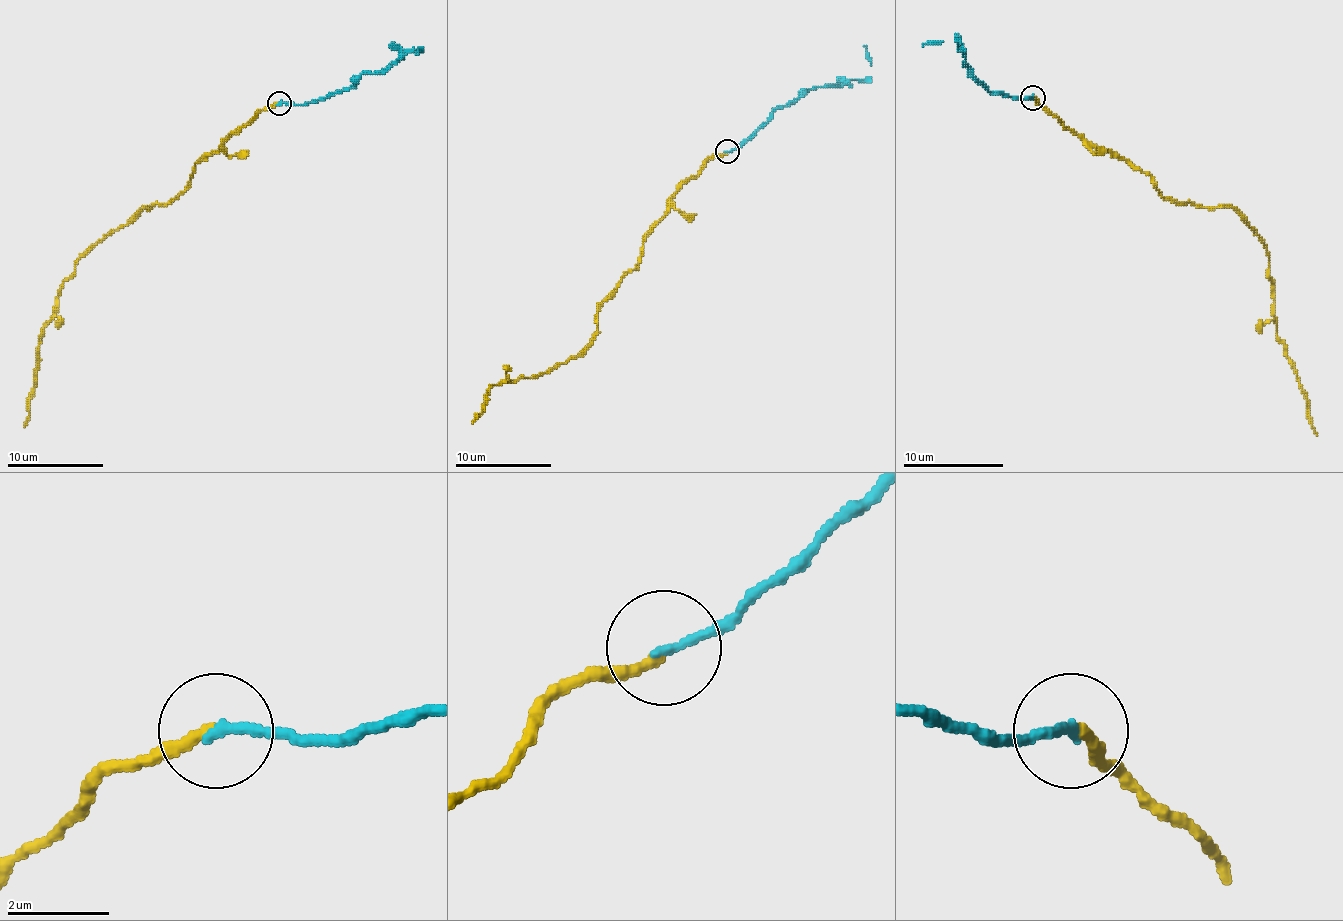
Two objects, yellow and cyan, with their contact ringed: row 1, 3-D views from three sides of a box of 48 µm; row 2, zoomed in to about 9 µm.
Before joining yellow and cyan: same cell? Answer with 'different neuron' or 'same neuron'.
same neuron

